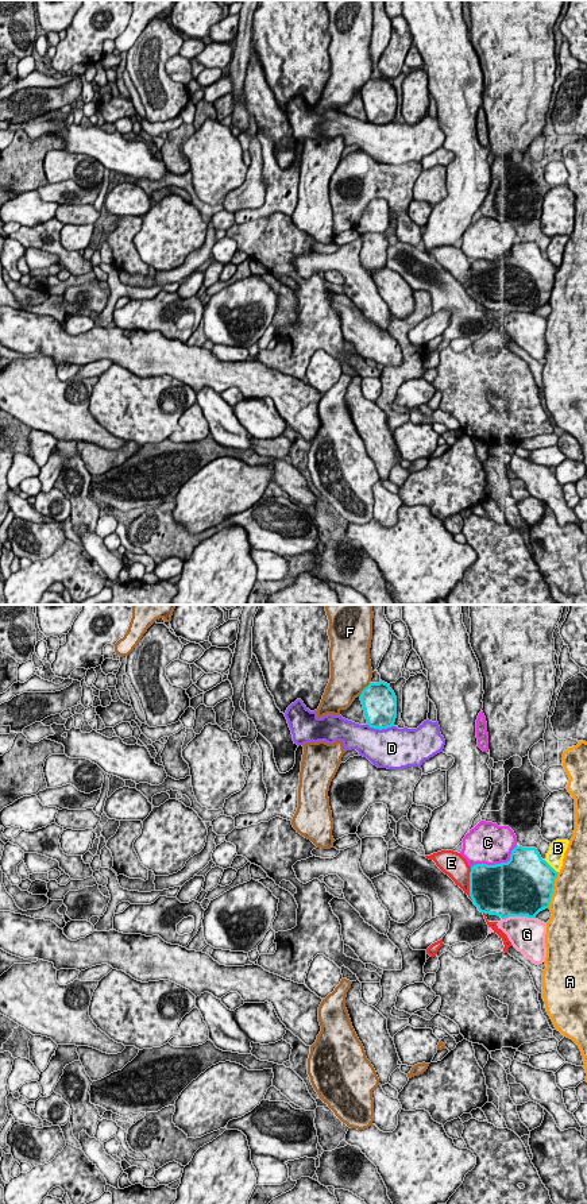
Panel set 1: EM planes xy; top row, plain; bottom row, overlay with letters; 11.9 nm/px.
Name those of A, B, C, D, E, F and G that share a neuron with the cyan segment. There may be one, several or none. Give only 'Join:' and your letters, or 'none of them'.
Join: E

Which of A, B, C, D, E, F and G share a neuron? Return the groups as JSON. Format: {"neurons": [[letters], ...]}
{"neurons": [["A"], ["B"], ["C"], ["D"], ["E"], ["F"], ["G"]]}

